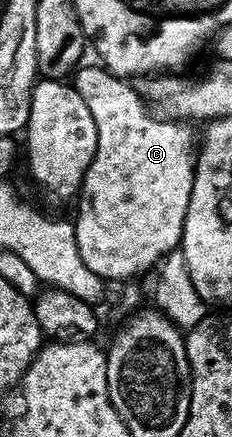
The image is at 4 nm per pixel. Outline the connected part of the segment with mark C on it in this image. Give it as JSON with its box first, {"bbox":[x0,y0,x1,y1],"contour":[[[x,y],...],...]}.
{"bbox":[74,63,197,282],"contour":[[[93,63],[94,65],[87,64],[77,67],[74,73],[74,87],[78,90],[78,94],[82,94],[82,98],[88,101],[88,105],[93,108],[94,122],[98,126],[98,146],[94,150],[94,162],[90,162],[78,193],[80,209],[77,210],[76,216],[74,215],[78,254],[82,254],[82,262],[86,262],[86,266],[90,266],[90,270],[94,270],[94,274],[101,276],[104,281],[120,280],[119,282],[132,282],[140,278],[136,276],[150,271],[160,259],[163,261],[165,257],[177,251],[180,247],[180,239],[184,233],[184,223],[186,222],[186,210],[190,206],[190,194],[194,190],[197,149],[194,147],[194,136],[192,140],[192,132],[187,128],[189,126],[187,123],[161,119],[160,116],[152,112],[151,114],[148,113],[148,110],[150,110],[149,105],[132,88],[131,83],[127,79],[115,76],[103,66],[97,66],[95,63]]]}

